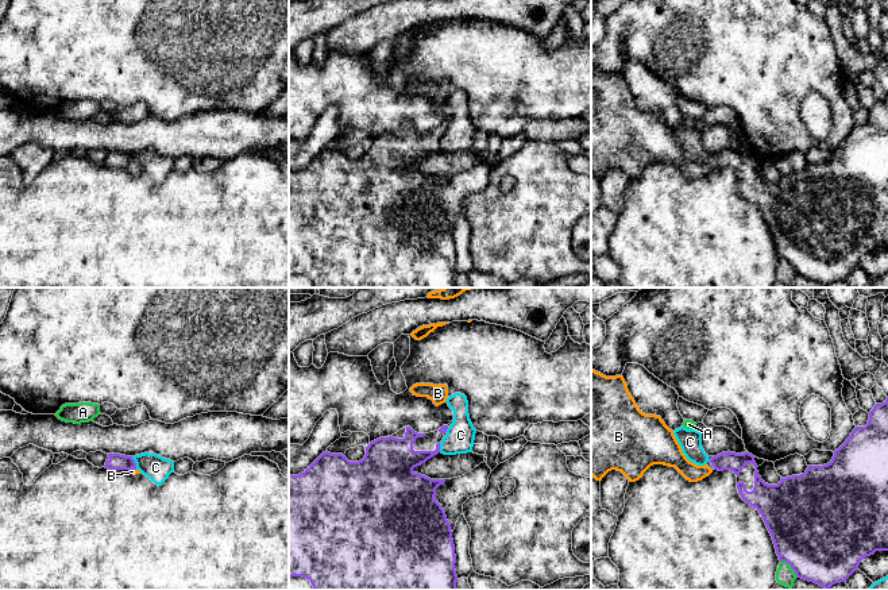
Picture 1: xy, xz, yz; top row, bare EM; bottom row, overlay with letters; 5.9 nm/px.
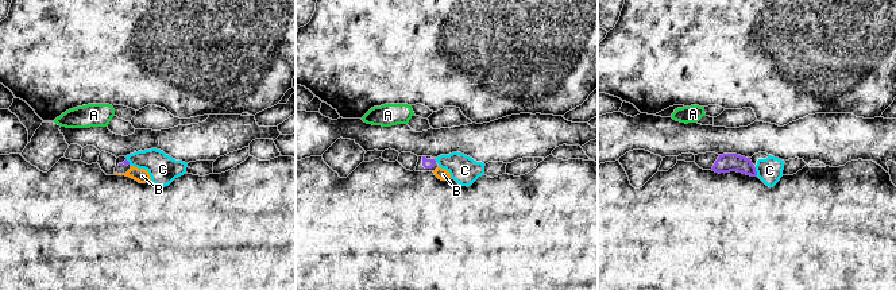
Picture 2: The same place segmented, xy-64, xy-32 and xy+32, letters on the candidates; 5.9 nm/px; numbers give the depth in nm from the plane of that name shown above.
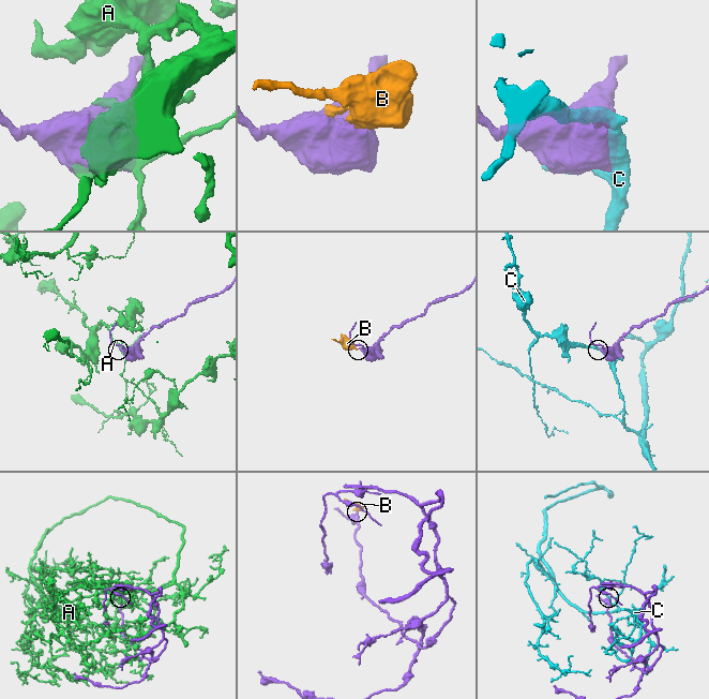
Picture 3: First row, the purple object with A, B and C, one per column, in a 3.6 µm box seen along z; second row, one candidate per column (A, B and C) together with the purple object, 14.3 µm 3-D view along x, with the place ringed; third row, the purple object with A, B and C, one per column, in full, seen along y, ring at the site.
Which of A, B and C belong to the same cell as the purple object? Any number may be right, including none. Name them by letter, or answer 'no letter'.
B

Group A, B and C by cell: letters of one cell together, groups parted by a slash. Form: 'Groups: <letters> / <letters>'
Groups: A / B / C

